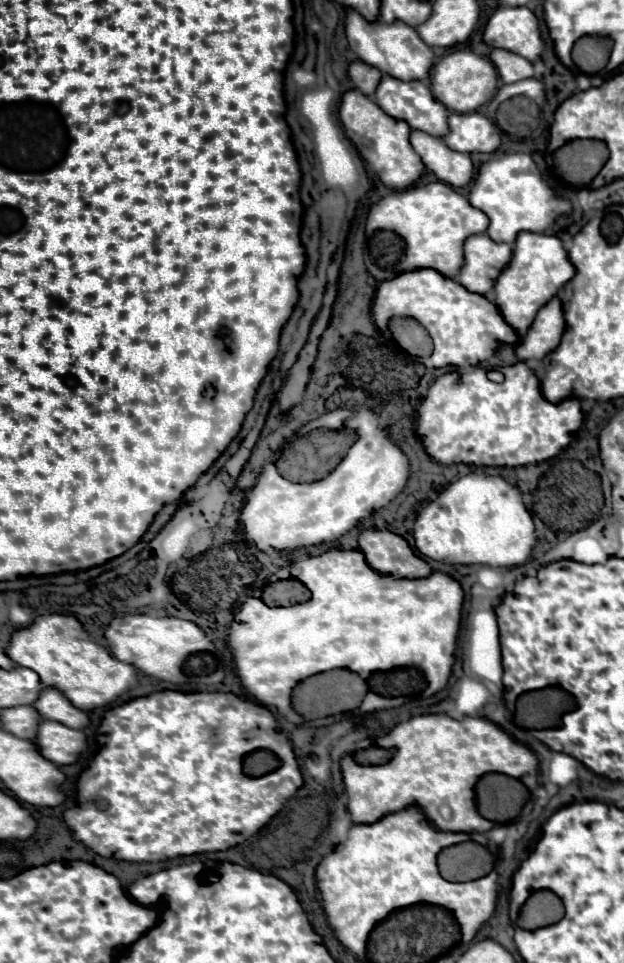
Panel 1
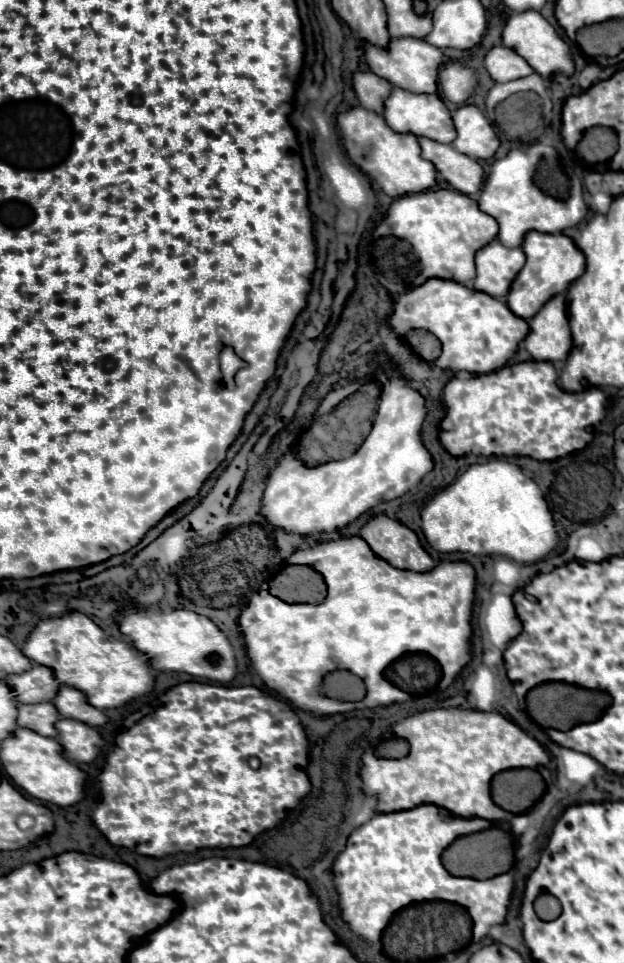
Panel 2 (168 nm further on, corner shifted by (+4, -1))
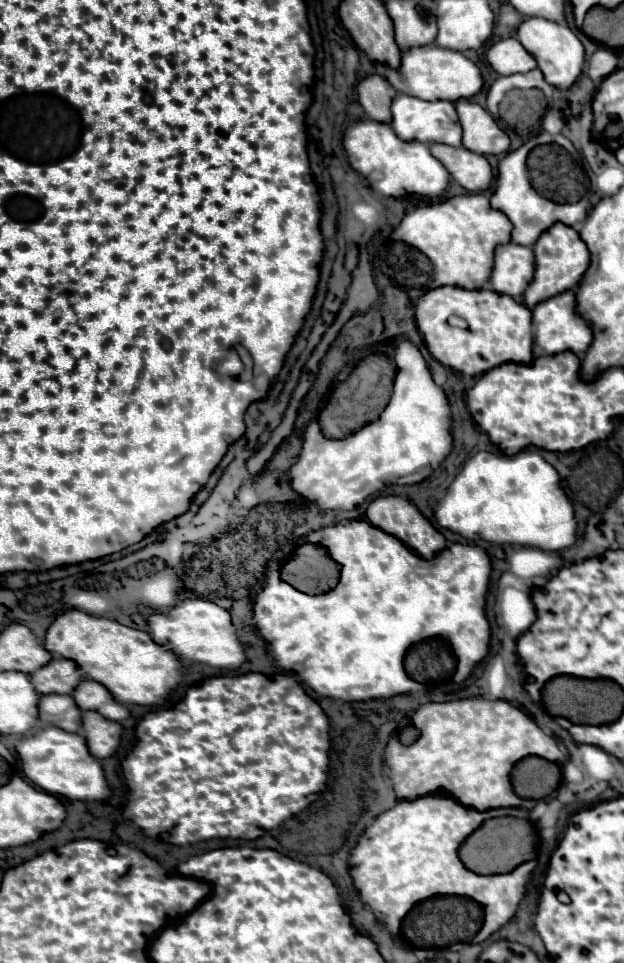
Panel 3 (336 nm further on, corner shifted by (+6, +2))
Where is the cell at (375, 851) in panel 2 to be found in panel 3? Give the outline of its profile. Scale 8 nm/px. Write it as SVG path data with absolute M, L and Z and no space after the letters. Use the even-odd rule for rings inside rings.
M448 793L400 801L396 807L378 815L350 855L350 875L362 901L372 907L374 915L384 921L392 933L398 933L402 919L418 901L426 901L434 895L466 895L484 907L484 925L472 939L472 943L482 943L516 913L526 893L528 877L538 865L536 861L528 861L512 873L492 877L464 869L458 857L460 845L468 833L474 833L486 819L486 811L464 807Z

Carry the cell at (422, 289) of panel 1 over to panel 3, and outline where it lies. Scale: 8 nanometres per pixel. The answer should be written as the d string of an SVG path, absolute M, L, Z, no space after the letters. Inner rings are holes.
M438 287L428 291L416 303L416 323L426 339L428 351L446 367L464 375L478 377L502 363L530 363L532 355L532 313L526 305L516 303L508 295L490 289L470 291L460 287ZM448 317L462 317L470 329L456 329L448 325Z

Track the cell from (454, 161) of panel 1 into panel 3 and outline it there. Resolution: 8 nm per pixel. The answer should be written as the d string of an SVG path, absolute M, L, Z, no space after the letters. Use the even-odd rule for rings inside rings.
M440 143L430 145L430 153L450 171L452 179L464 189L472 193L490 189L494 173L484 155L472 153L464 147L450 147Z

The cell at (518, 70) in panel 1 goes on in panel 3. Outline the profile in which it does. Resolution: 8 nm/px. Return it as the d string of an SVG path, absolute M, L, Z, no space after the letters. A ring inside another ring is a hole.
M502 39L496 45L488 49L488 63L492 69L500 75L514 75L514 73L526 73L530 69L536 69L536 59L524 49L524 45L514 39Z

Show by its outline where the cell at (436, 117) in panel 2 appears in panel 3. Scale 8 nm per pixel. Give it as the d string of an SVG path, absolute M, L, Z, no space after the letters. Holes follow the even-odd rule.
M398 93L392 103L392 117L394 117L392 129L404 141L420 141L426 145L444 143L444 145L460 147L462 129L460 129L460 121L456 115L456 107L450 101L422 101L418 97Z

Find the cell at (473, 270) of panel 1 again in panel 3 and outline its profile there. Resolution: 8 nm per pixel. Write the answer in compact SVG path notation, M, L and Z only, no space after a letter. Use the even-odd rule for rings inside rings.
M516 243L496 247L496 261L494 271L490 277L490 285L496 293L510 295L514 301L520 303L520 293L528 287L534 273L534 249L522 247Z

